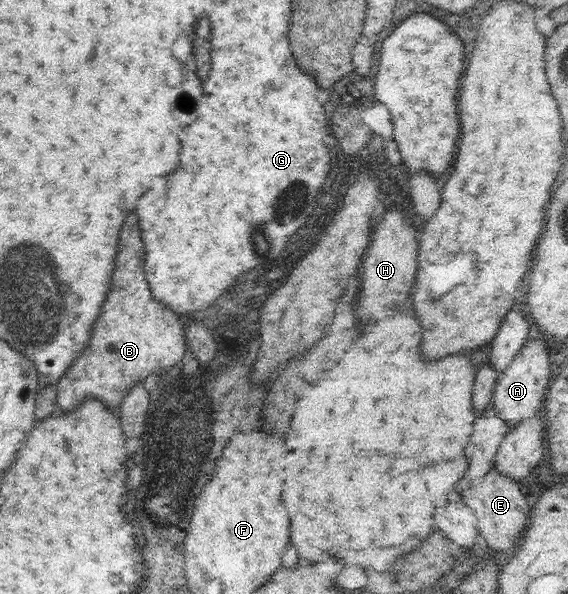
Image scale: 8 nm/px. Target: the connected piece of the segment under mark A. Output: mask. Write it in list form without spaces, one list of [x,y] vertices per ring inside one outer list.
[[[546,337],[527,339],[514,356],[509,368],[498,373],[493,393],[496,414],[507,423],[508,428],[522,423],[524,418],[532,418],[541,414],[543,398],[550,384],[550,377],[551,355],[546,346]]]

